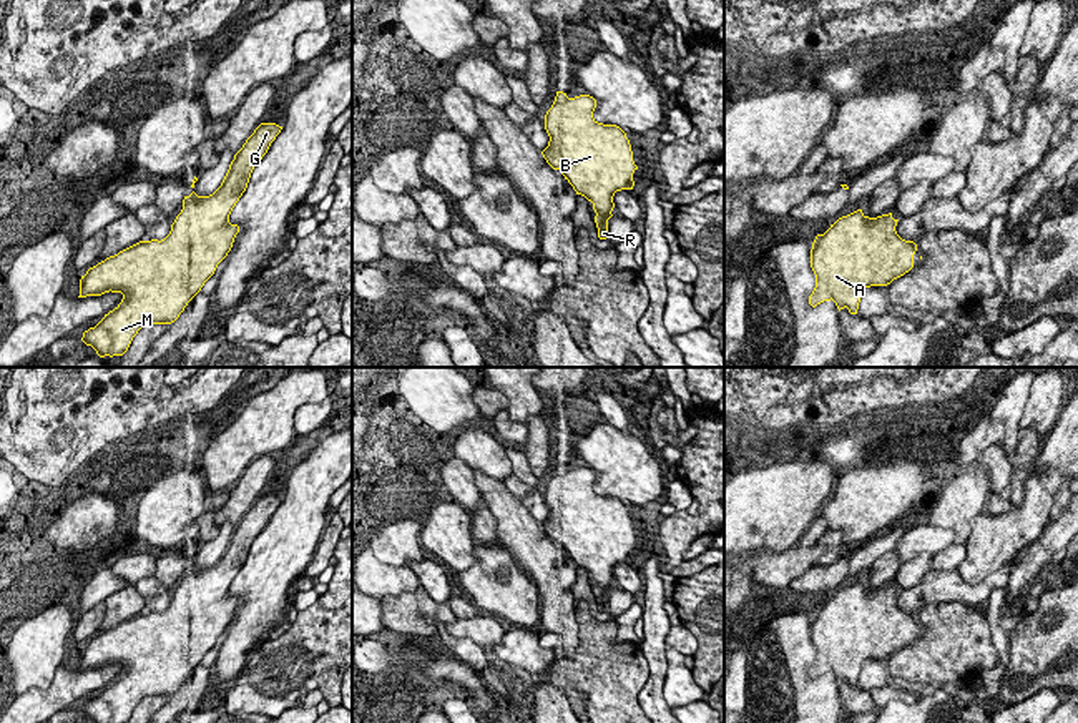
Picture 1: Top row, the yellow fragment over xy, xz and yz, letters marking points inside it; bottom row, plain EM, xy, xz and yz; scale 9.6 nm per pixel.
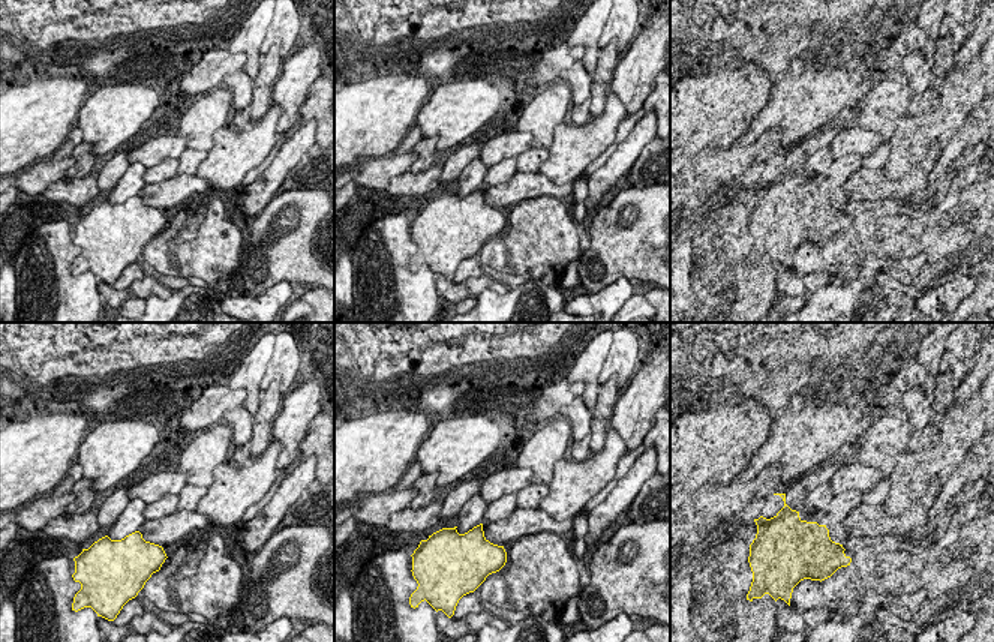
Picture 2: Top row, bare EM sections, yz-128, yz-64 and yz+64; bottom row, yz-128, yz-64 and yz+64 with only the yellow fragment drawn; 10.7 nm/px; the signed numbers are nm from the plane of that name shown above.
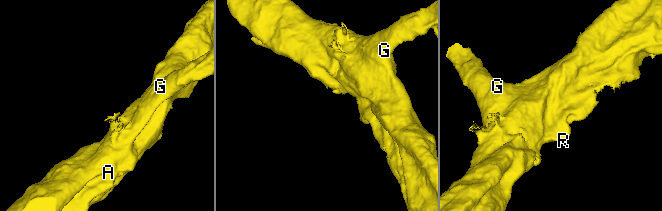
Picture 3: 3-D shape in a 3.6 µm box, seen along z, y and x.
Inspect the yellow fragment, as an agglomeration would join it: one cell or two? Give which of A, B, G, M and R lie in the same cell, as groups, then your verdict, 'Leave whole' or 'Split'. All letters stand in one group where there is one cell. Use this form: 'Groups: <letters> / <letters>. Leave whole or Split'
Groups: A B G M R. Leave whole

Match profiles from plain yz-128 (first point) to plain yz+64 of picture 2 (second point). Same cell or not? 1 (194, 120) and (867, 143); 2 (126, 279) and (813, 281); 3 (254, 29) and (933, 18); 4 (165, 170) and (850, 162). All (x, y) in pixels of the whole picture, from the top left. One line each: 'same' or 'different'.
1: different
2: different
3: same
4: same

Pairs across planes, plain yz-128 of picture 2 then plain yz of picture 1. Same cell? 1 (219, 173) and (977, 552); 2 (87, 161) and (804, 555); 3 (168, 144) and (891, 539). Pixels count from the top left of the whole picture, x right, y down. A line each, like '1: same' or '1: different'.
1: same
2: different
3: different

